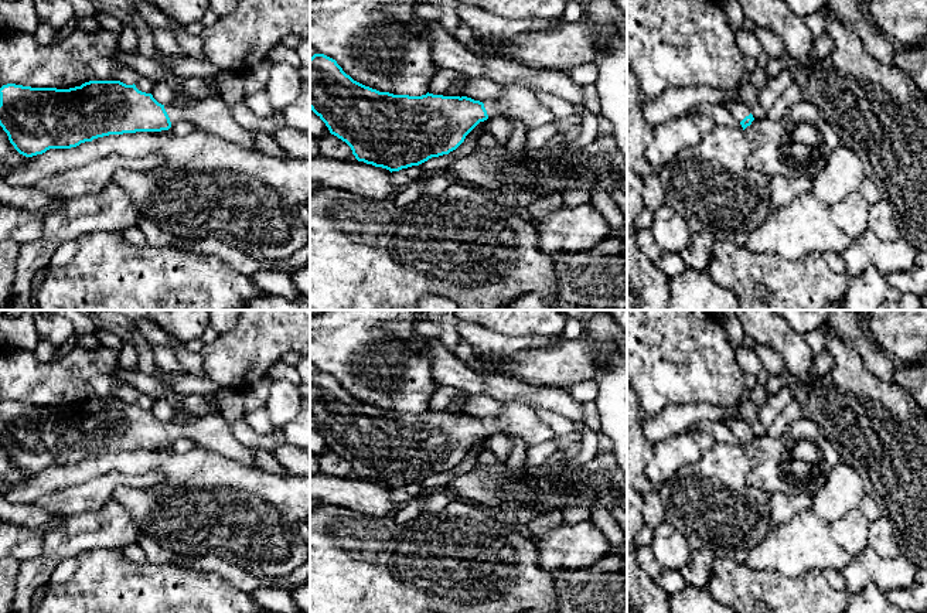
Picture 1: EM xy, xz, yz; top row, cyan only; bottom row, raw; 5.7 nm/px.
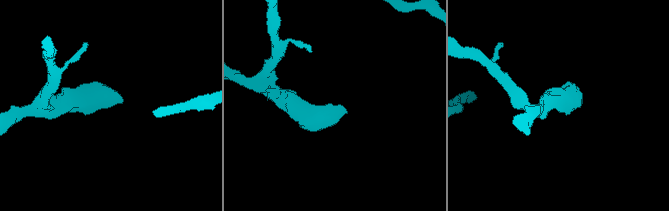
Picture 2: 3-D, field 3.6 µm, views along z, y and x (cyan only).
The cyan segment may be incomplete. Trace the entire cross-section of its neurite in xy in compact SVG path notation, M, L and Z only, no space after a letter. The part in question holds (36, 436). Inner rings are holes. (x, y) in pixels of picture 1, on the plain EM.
M89 398L69 406L0 405L0 443L25 474L109 452L168 447L178 437L256 467L253 453L238 442L218 409L181 425L161 422L151 411L120 398Z

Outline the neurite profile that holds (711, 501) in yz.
M716 442L702 452L698 462L684 466L661 484L665 520L686 538L691 551L698 548L709 548L716 554L726 548L752 551L770 534L774 527L771 494L749 483L750 469L752 462L744 447Z

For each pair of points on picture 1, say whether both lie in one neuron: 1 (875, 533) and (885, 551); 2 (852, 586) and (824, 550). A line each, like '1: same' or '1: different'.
1: same
2: different

